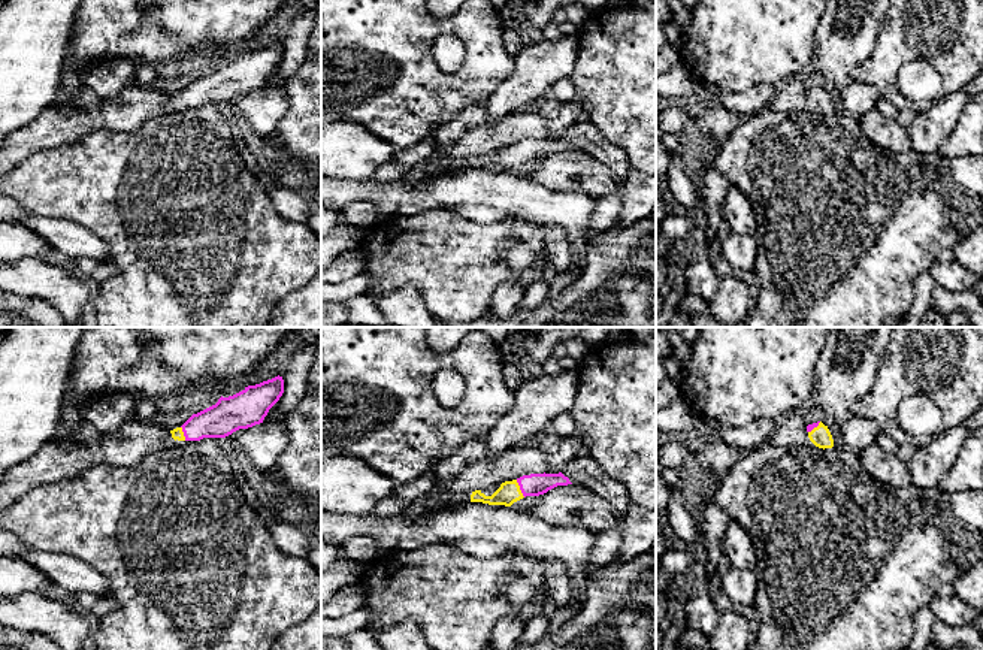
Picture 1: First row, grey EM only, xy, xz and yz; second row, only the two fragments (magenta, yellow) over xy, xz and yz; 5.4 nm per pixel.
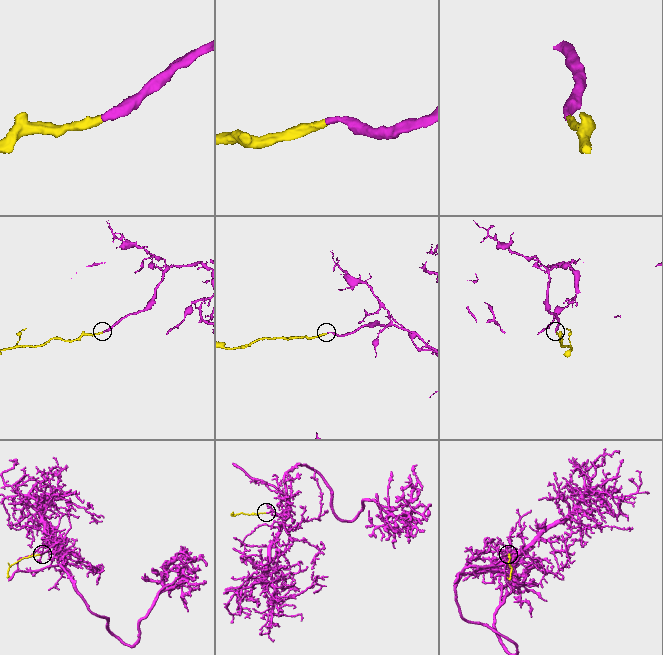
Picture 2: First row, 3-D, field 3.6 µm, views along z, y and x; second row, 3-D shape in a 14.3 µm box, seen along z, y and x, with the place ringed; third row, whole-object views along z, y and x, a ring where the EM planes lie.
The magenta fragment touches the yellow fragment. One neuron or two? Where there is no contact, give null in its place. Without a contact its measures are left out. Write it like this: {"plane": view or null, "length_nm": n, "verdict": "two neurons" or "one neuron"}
{"plane": "xz", "length_nm": 110, "verdict": "one neuron"}

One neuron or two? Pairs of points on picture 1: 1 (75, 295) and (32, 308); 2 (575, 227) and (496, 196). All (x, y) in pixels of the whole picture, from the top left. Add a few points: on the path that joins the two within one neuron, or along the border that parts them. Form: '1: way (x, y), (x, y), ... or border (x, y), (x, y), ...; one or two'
1: border (15, 293), (36, 296), (59, 311); two
2: way (556, 208), (516, 196); one

